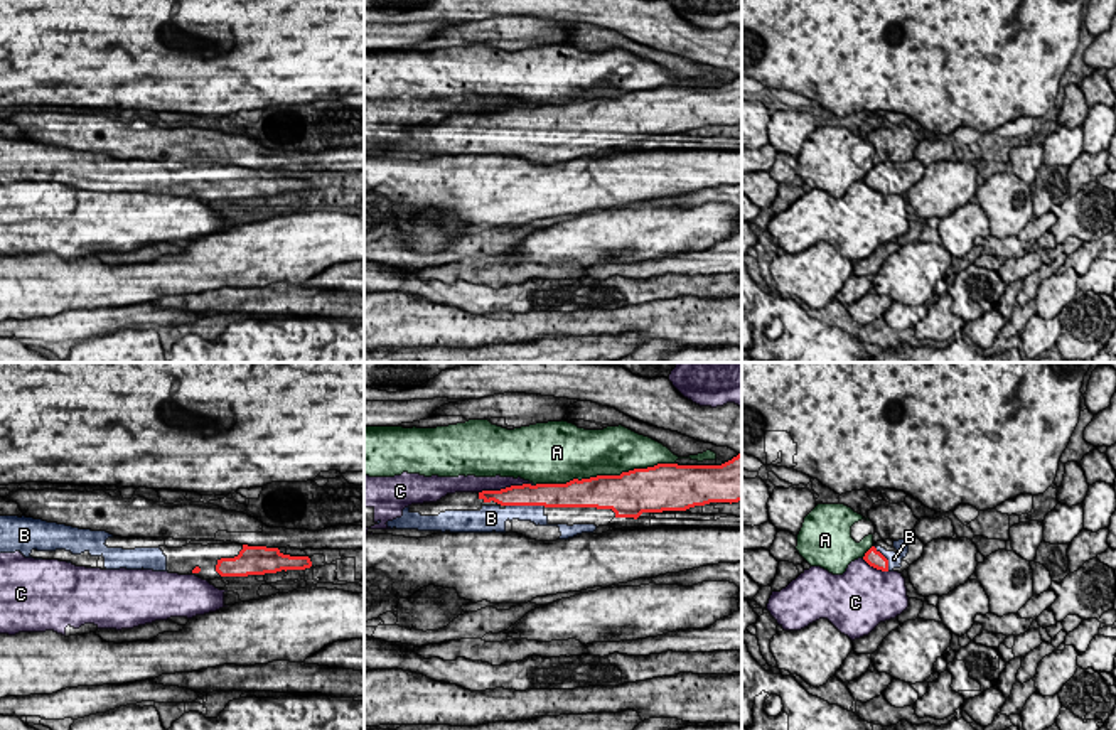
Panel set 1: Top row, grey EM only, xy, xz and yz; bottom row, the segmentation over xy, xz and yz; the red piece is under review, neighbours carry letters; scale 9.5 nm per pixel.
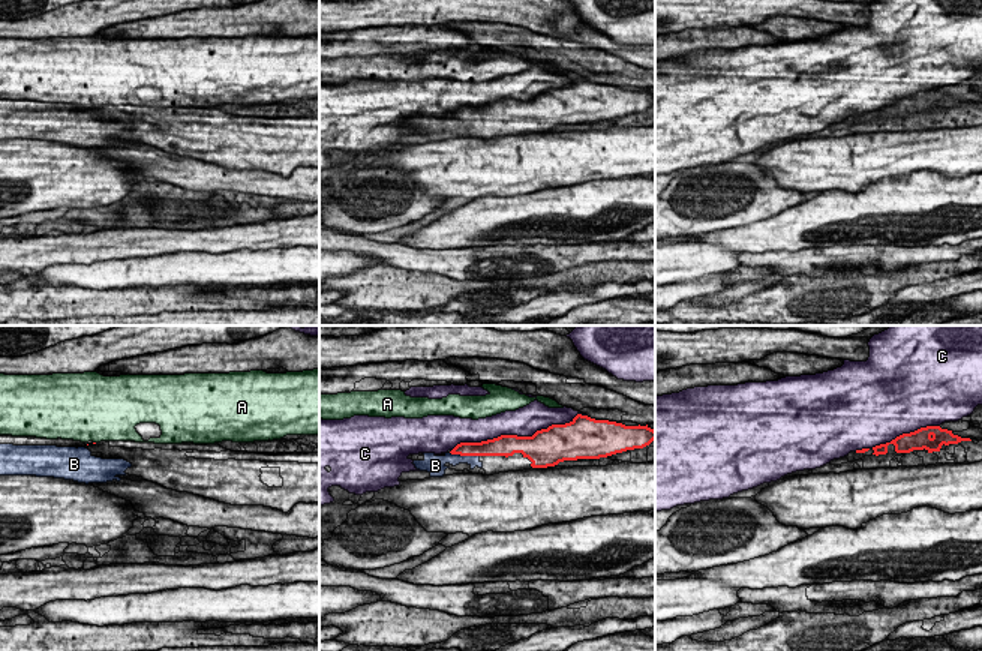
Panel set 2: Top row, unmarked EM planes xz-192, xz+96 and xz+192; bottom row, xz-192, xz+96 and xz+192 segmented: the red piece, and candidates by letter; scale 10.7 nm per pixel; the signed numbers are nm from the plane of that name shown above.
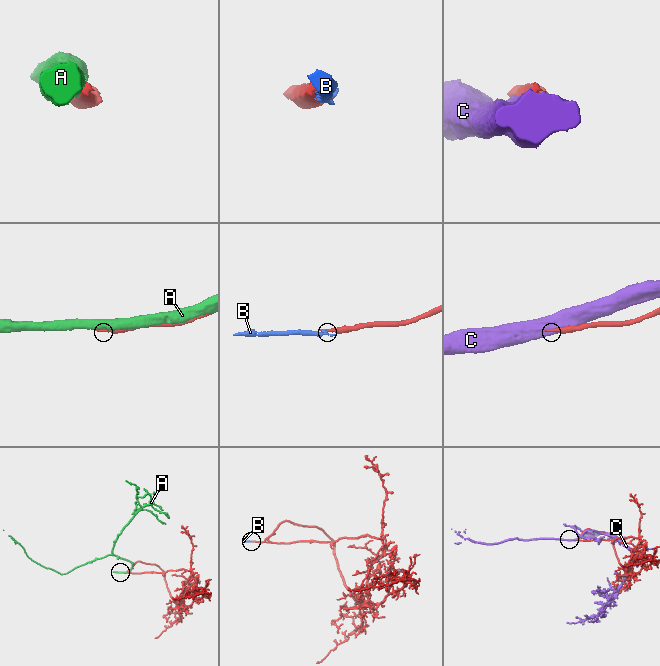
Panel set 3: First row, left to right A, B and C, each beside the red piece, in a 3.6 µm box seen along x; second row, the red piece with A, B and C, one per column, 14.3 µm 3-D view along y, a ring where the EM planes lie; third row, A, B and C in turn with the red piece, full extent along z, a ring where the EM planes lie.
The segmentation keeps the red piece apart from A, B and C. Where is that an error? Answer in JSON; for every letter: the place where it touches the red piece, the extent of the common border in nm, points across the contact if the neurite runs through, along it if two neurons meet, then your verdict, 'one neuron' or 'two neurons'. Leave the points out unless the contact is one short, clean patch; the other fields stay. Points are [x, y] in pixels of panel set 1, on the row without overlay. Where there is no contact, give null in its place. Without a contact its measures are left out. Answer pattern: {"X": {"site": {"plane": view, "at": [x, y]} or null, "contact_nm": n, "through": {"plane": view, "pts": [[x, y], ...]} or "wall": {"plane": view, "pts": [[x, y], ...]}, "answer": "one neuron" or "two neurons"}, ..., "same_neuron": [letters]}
{"A": {"site": {"plane": "xz", "at": [604, 98]}, "contact_nm": 1350, "answer": "two neurons"}, "B": {"site": {"plane": "xz", "at": [526, 127]}, "contact_nm": 380, "answer": "one neuron"}, "C": {"site": {"plane": "xz", "at": [506, 110]}, "contact_nm": 550, "answer": "two neurons"}, "same_neuron": ["B"]}

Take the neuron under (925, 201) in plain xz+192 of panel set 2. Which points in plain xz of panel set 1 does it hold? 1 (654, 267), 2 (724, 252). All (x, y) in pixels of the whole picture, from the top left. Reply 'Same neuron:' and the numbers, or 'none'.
Same neuron: none

